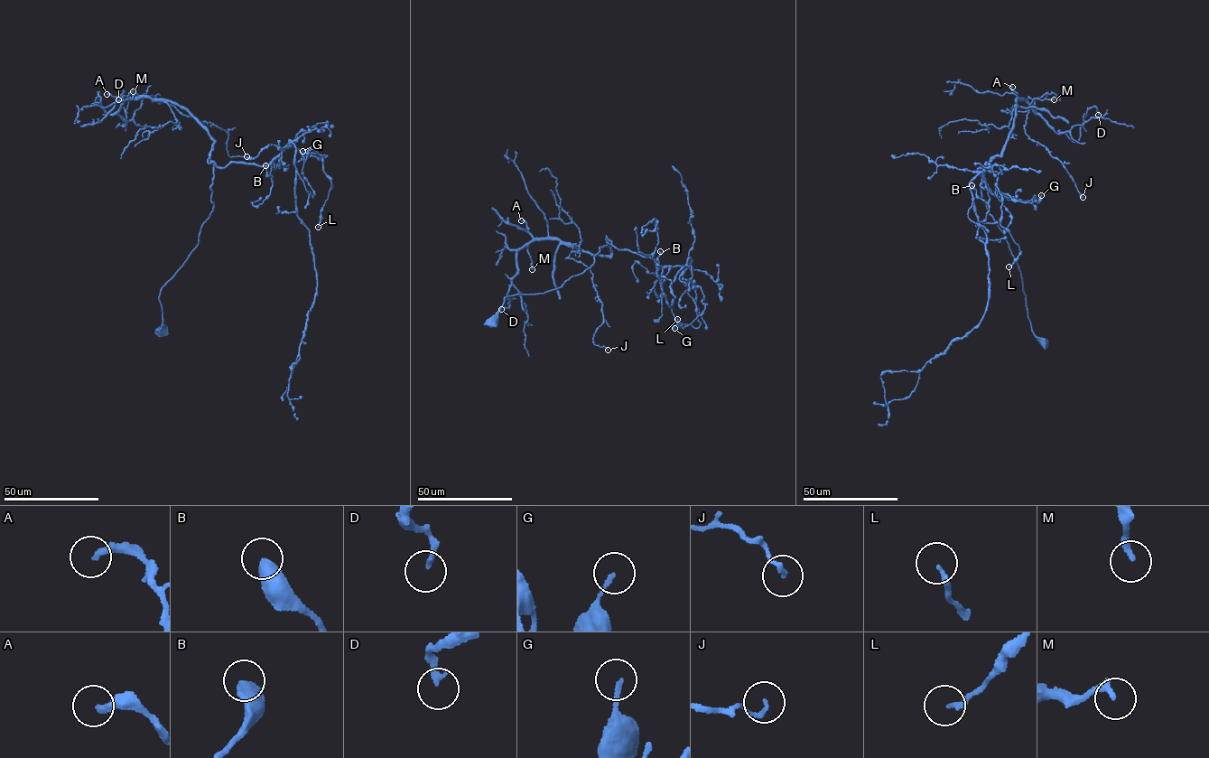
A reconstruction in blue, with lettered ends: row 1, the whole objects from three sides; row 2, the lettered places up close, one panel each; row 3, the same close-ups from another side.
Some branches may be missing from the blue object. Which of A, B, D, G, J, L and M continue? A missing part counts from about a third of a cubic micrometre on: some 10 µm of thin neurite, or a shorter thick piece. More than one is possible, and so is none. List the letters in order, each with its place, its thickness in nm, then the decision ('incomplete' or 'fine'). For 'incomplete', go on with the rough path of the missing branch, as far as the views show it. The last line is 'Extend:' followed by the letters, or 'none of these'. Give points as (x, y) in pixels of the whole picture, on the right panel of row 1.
A: at (1012, 87); 240 nm thick; fine
B: at (971, 185); 550 nm thick; fine
D: at (1098, 115); 190 nm thick; fine
G: at (1041, 195); 140 nm thick; fine
J: at (1083, 197); 130 nm thick; fine
L: at (1009, 266); 170 nm thick; fine
M: at (1054, 99); 260 nm thick; fine
Extend: none of these

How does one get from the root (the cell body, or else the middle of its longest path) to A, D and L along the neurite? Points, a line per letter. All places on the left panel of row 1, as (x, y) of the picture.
A: (162, 330), (161, 288), (198, 245), (213, 209), (214, 141), (174, 104), (106, 94)
D: (162, 330), (161, 288), (213, 209), (214, 141), (150, 98), (117, 111), (125, 130), (118, 99)
L: (162, 330), (161, 288), (213, 209), (209, 158), (312, 149), (332, 184), (318, 227)

